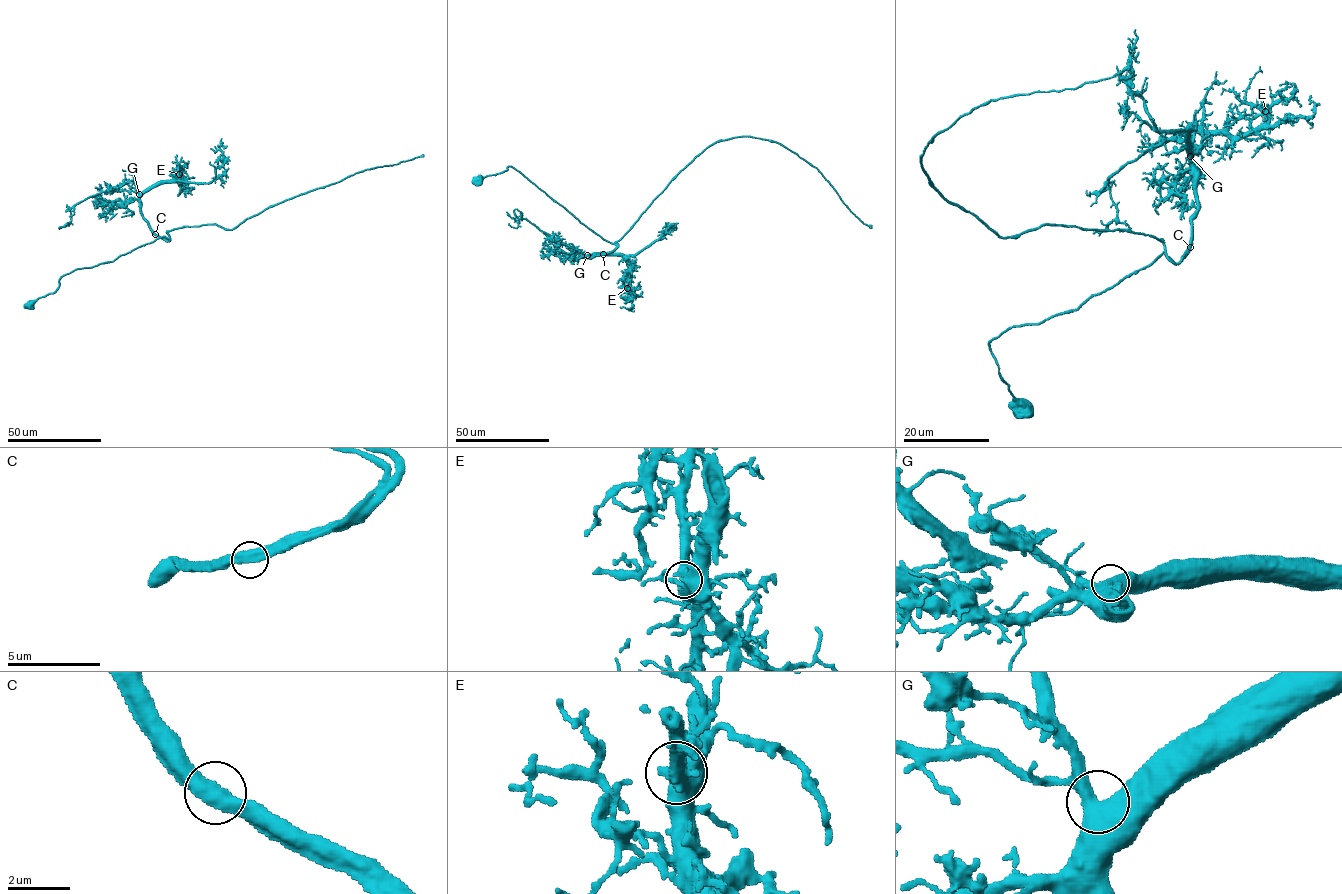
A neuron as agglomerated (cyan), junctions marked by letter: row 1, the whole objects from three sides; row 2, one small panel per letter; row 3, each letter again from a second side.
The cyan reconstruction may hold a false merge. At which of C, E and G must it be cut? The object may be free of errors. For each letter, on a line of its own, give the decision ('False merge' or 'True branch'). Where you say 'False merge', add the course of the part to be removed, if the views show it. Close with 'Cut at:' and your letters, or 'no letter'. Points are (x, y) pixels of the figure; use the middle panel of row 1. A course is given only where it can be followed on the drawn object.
C: True branch
E: True branch
G: True branch
Cut at: no letter

